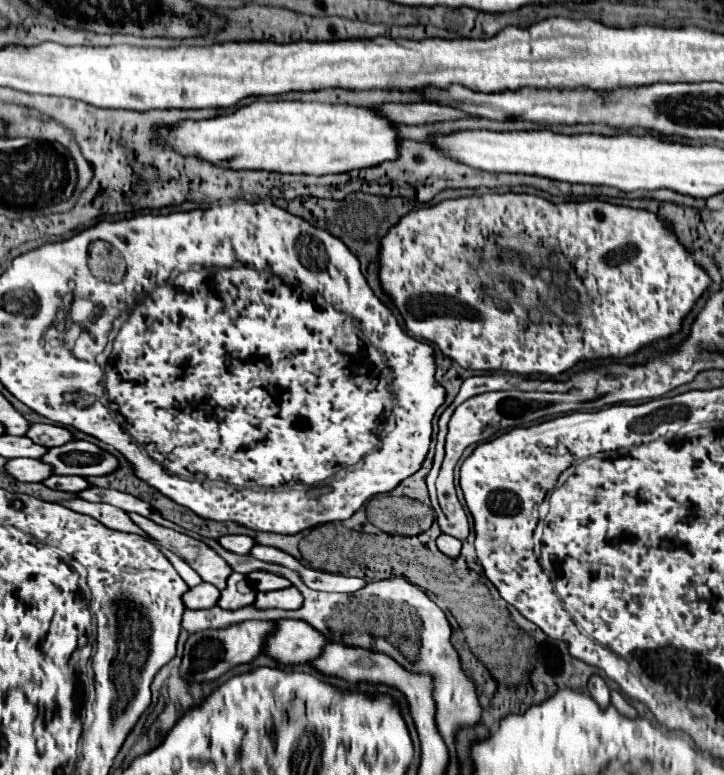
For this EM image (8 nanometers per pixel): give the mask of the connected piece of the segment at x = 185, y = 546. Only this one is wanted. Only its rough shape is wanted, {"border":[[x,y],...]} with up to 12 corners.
{"border":[[142,515],[130,519],[180,555],[204,581],[226,587],[232,567],[204,541]]}

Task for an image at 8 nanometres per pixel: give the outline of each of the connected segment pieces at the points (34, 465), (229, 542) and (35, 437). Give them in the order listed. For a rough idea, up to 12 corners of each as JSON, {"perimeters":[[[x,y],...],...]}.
{"perimeters":[[[10,459],[6,471],[18,481],[44,481],[52,475],[40,459]],[[224,535],[218,543],[238,555],[248,555],[256,541],[248,535]],[[32,425],[26,435],[44,447],[74,441],[60,425]]]}

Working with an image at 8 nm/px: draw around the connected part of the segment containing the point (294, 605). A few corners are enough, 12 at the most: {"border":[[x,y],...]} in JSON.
{"border":[[296,587],[258,591],[260,609],[298,609],[304,597]]}

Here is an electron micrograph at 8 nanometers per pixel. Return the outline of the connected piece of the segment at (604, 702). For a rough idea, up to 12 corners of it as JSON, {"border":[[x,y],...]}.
{"border":[[600,675],[588,681],[588,693],[606,709],[610,705],[610,689]]}

